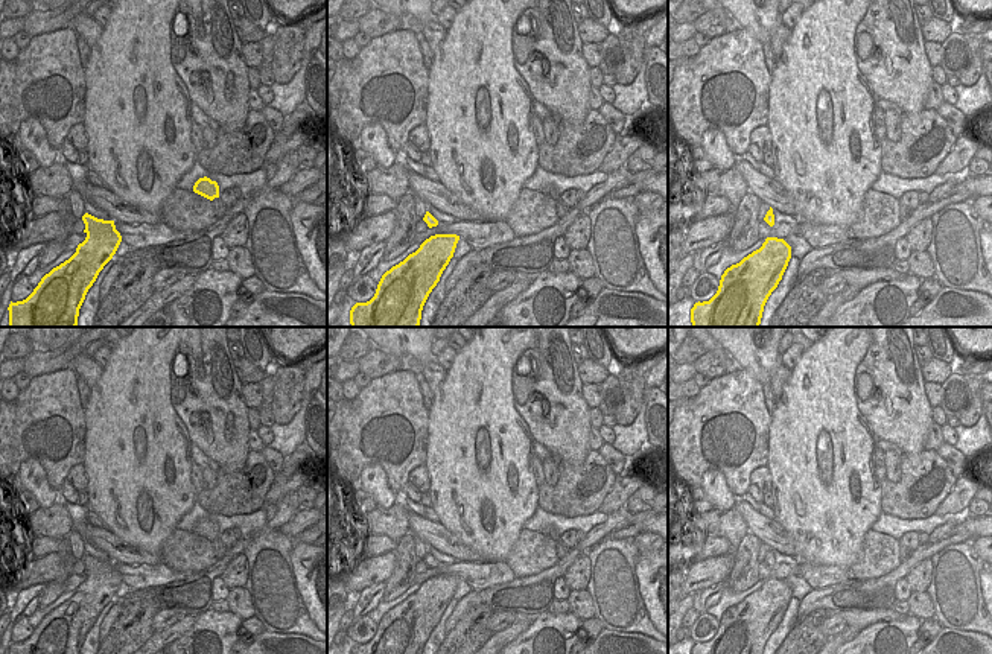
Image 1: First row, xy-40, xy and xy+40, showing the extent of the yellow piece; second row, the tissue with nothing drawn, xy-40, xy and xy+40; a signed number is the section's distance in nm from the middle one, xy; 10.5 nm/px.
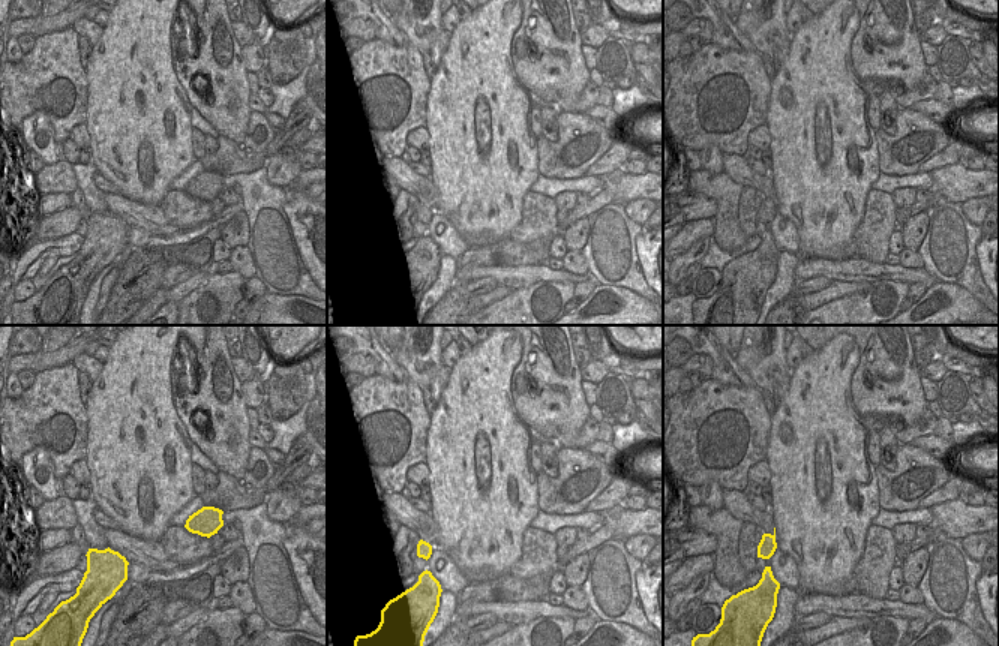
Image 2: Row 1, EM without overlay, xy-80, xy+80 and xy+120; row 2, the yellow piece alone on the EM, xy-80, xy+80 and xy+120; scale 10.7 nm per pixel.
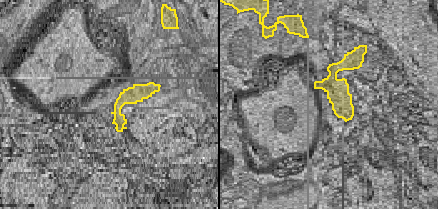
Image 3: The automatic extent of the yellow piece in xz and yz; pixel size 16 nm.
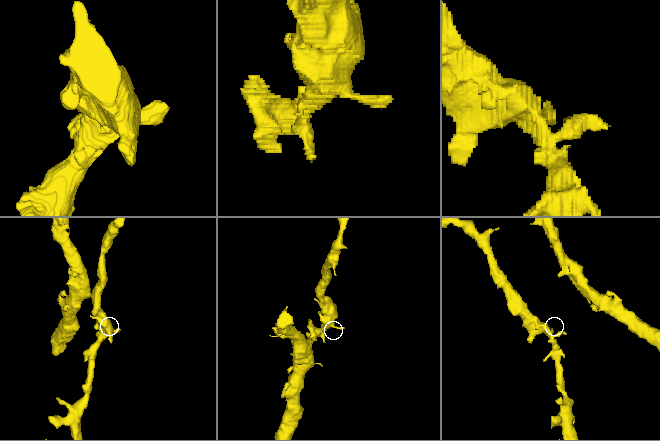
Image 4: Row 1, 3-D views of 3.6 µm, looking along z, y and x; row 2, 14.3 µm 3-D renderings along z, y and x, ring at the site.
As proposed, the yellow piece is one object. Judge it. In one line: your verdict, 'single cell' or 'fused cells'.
single cell

